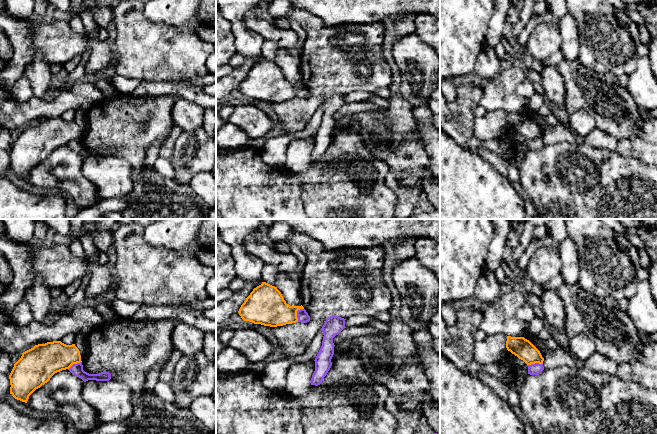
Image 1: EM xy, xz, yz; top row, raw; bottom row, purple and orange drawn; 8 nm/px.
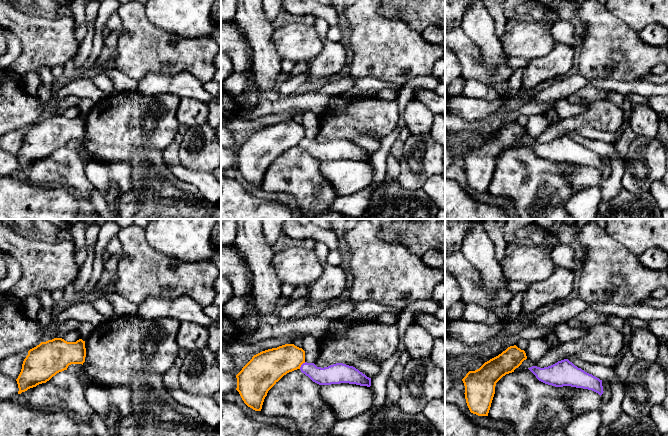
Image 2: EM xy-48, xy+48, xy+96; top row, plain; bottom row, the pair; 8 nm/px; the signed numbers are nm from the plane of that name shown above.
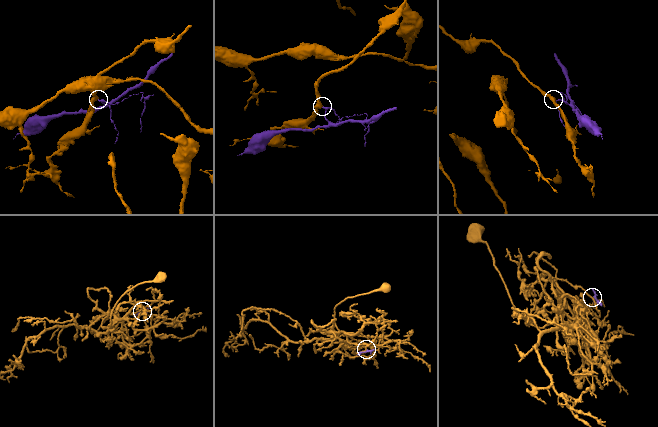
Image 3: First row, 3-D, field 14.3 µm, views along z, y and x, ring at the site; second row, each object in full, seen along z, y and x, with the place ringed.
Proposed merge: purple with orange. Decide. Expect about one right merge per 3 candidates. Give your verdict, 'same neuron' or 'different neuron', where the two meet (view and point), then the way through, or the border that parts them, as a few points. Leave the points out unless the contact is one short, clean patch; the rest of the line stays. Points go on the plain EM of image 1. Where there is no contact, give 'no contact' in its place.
different neuron; contact xz (297, 89); border xz (303, 84), (297, 87), (297, 97)

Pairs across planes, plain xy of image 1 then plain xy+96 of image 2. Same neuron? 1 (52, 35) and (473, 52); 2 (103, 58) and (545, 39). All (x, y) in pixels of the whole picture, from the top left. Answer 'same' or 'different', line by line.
1: different
2: different

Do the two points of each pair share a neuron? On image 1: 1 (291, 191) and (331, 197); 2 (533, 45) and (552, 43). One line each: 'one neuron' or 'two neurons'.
1: two neurons
2: one neuron

